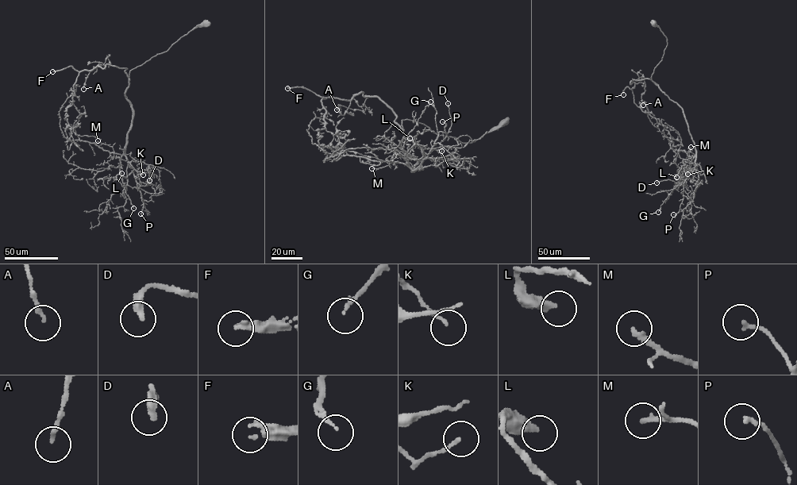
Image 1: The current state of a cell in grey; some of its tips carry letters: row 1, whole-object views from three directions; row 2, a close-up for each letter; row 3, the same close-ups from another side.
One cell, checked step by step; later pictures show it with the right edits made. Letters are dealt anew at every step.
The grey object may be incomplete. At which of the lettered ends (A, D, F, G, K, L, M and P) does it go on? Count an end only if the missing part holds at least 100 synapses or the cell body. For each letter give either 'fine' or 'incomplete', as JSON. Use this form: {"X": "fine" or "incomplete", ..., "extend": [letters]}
{"A": "fine", "D": "fine", "F": "incomplete", "G": "fine", "K": "fine", "L": "fine", "M": "fine", "P": "fine", "extend": ["F"]}

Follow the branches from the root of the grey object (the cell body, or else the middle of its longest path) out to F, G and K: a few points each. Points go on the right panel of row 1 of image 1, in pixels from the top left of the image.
F: (654, 23), (667, 43), (651, 77), (658, 85), (633, 79), (633, 87), (623, 94)
G: (654, 23), (665, 36), (667, 43), (651, 78), (682, 109), (695, 151), (687, 175), (674, 187), (658, 212)
K: (654, 23), (665, 36), (667, 43), (651, 78), (682, 109), (696, 152), (695, 159), (687, 174)

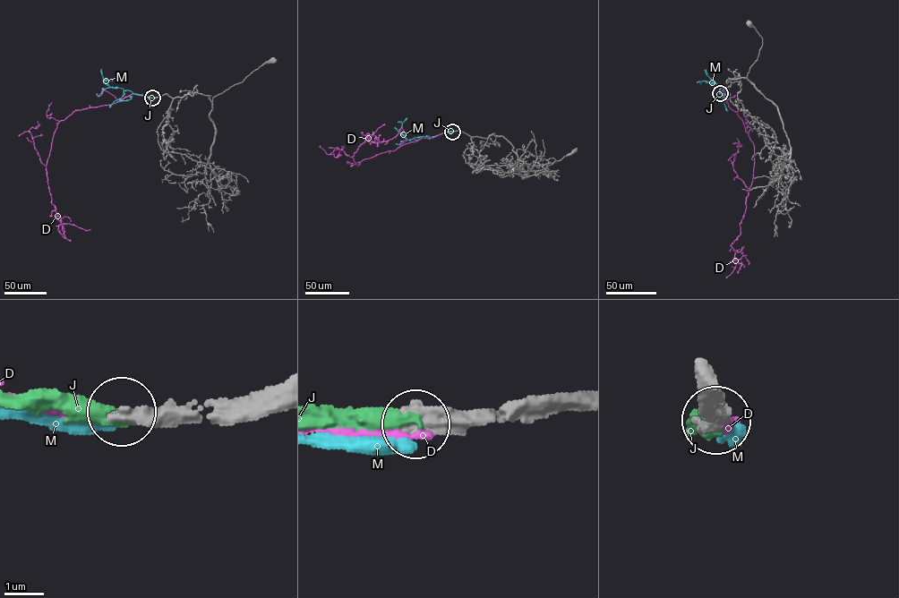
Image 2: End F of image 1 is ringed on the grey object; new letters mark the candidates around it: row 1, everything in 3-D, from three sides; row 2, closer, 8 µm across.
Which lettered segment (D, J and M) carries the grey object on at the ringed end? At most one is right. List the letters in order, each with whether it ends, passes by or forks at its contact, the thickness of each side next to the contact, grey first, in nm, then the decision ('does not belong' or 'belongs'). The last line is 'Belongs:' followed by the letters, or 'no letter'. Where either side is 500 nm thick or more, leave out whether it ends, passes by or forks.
D: it ends there; 480 nm thick on the grey side, 280 nm on the other; does not belong
J: it ends there; 460 nm thick on the grey side, 480 nm on the other; belongs
M: it ends there; 320 nm thick on the grey side, 400 nm on the other; does not belong
Belongs: J

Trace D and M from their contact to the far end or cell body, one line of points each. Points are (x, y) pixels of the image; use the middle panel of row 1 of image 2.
D: (452, 132), (406, 143), (358, 166), (354, 161), (367, 133), (375, 143), (392, 139), (401, 128), (404, 132)
M: (451, 132), (430, 138), (407, 140), (400, 131), (406, 117)

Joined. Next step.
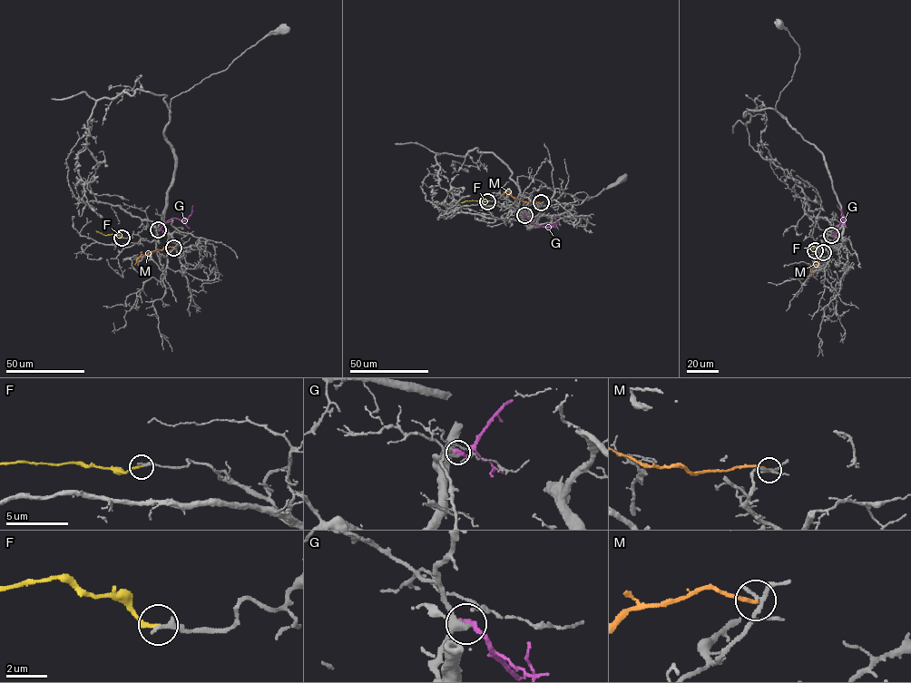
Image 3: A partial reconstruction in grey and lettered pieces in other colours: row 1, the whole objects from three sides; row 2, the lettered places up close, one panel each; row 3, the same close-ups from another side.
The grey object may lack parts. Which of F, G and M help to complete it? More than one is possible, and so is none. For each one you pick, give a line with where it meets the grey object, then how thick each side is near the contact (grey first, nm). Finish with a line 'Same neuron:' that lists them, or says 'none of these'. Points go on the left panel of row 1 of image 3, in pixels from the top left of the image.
F: Touches grey at (122, 238). Thickness 240 nm (grey) against 180 nm
Same neuron: F

